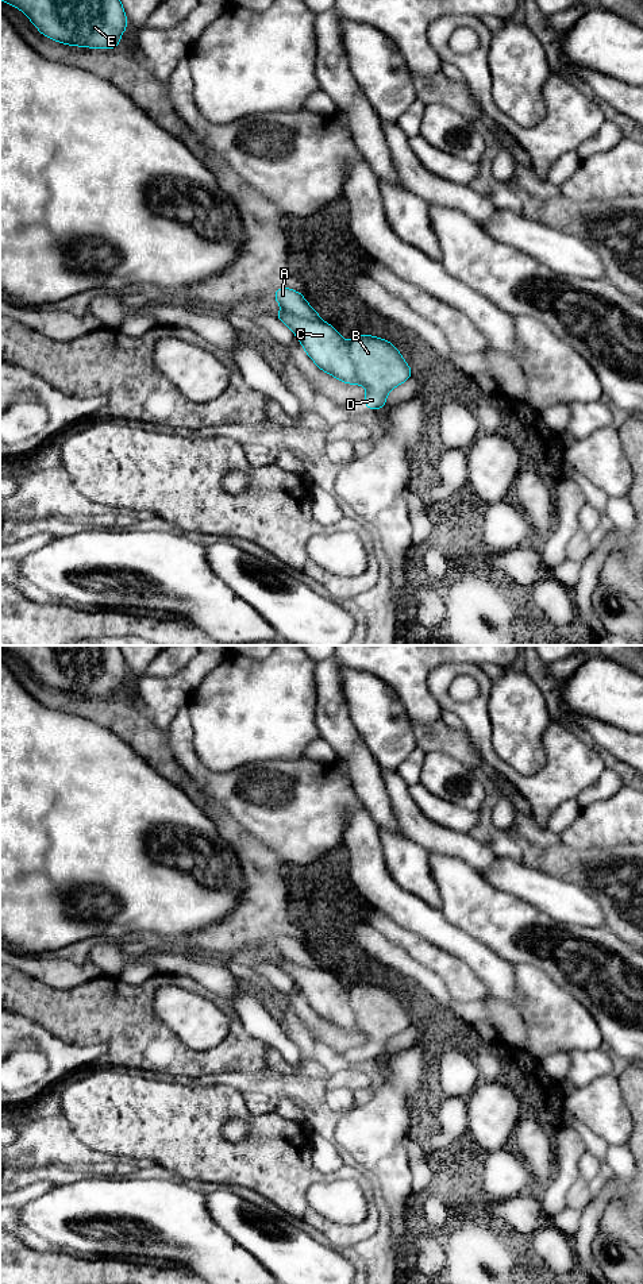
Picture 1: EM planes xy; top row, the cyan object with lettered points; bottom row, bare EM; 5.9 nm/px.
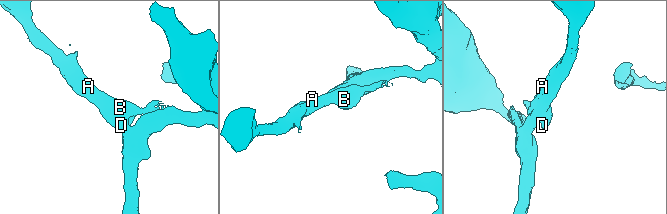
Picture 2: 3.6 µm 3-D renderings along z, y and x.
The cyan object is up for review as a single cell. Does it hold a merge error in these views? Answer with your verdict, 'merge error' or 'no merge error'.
merge error

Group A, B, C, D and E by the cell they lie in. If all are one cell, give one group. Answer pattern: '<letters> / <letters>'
A B D / C E

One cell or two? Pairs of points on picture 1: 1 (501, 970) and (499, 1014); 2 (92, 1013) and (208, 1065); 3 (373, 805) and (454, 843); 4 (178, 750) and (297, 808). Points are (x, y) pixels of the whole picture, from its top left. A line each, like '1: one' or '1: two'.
1: two
2: one
3: two
4: one

